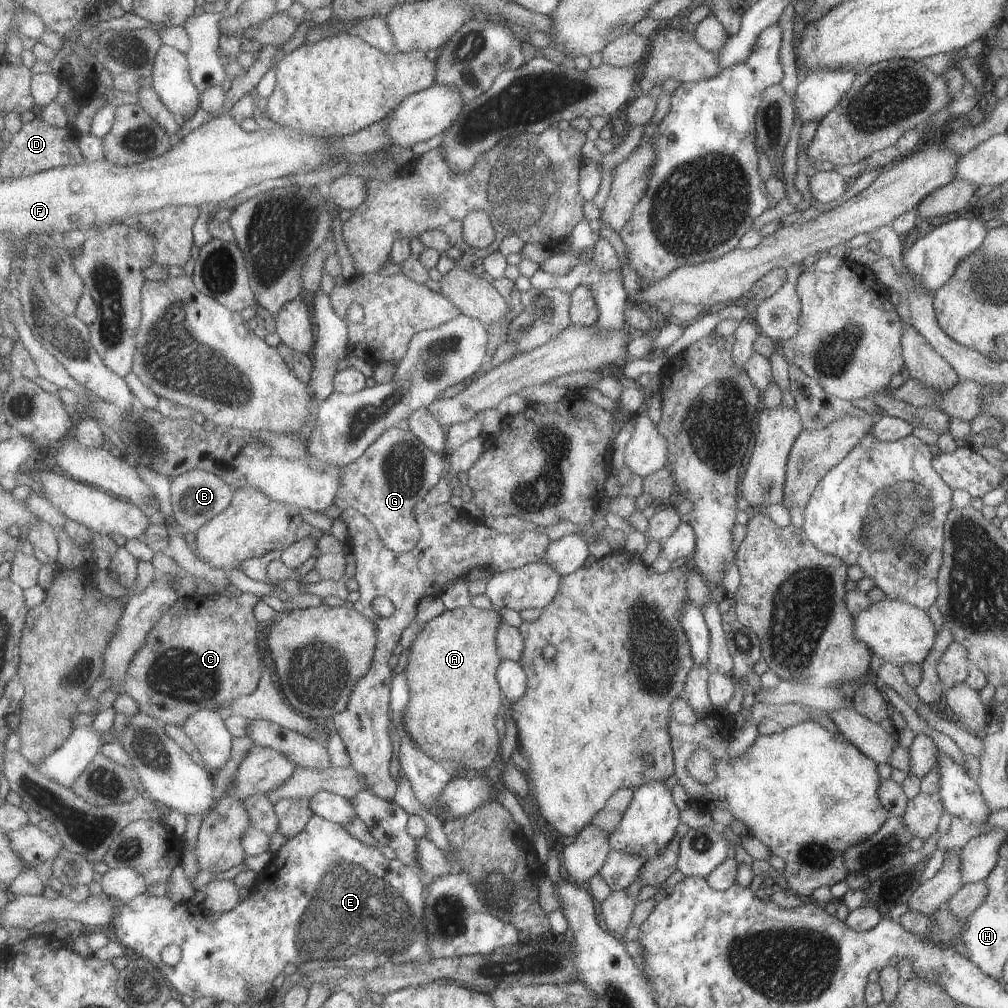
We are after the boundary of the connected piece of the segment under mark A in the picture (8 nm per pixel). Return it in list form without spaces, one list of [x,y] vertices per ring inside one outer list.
[[[476,607],[447,609],[430,620],[419,632],[410,646],[403,666],[411,688],[411,700],[405,712],[405,728],[415,744],[433,760],[445,764],[451,770],[483,770],[498,763],[502,736],[497,730],[497,716],[503,710],[503,695],[497,668],[503,662],[497,646],[497,630],[503,618],[495,608],[486,610]]]

